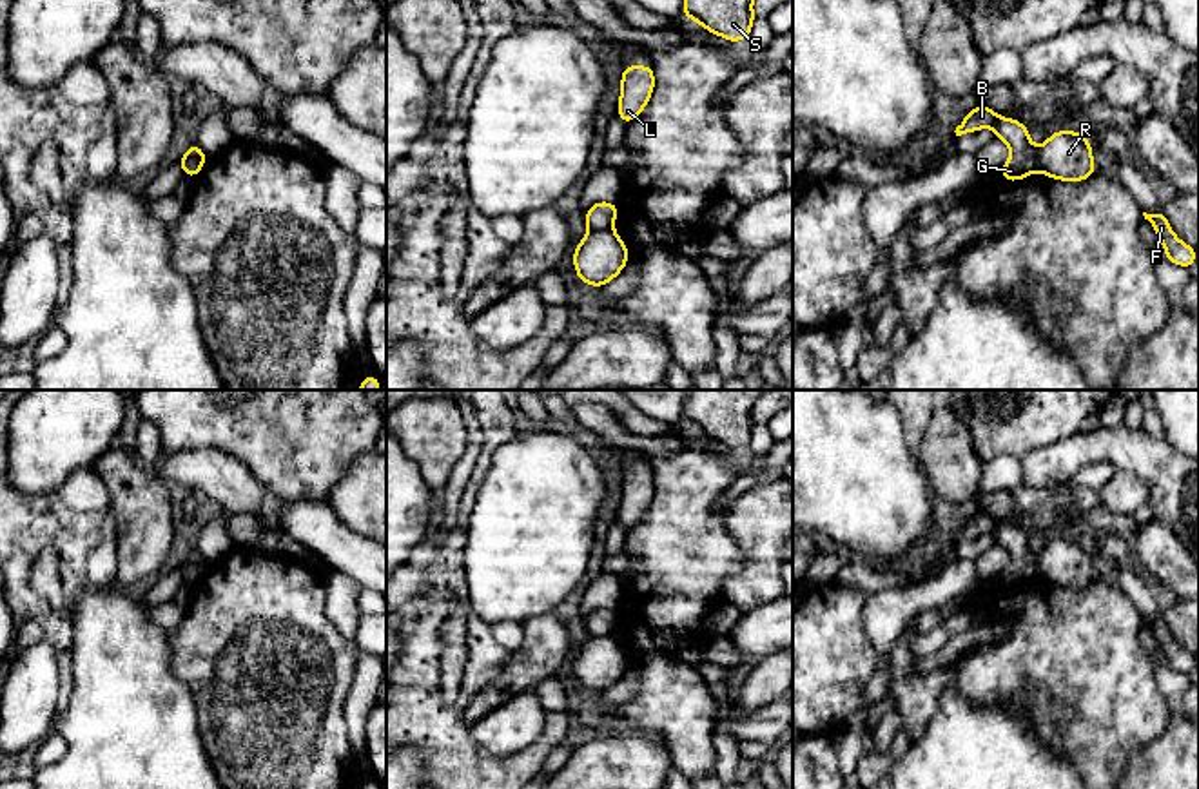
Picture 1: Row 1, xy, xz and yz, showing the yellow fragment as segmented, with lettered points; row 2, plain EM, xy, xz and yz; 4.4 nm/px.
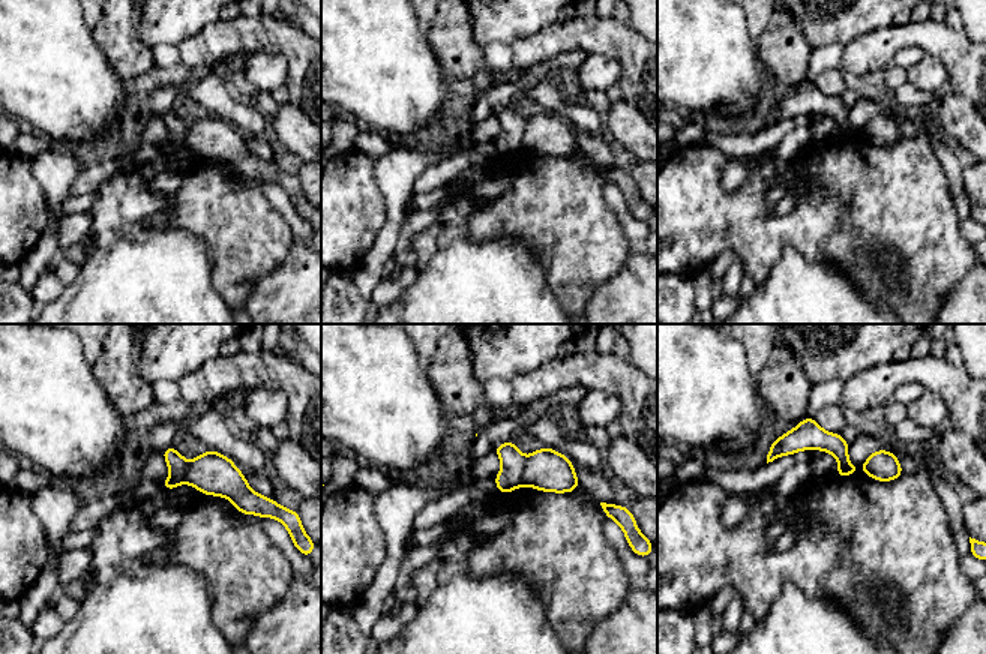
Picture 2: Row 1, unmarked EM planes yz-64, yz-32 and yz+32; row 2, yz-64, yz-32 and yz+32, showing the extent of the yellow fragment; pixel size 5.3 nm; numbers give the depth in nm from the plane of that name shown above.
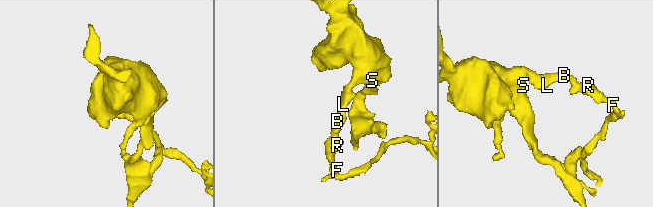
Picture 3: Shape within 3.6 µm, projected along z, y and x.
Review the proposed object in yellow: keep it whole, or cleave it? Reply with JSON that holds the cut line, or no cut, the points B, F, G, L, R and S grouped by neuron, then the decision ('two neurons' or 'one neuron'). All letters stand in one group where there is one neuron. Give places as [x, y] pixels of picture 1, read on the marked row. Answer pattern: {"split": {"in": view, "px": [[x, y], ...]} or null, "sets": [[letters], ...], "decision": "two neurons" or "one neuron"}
{"split": {"in": "xz", "px": [[612, 227], [592, 231]]}, "sets": [["B", "G", "L", "S"], ["F", "R"]], "decision": "two neurons"}

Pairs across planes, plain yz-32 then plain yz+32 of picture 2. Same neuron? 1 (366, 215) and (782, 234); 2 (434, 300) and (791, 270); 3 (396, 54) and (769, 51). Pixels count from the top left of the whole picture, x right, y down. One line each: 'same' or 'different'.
1: same
2: same
3: different

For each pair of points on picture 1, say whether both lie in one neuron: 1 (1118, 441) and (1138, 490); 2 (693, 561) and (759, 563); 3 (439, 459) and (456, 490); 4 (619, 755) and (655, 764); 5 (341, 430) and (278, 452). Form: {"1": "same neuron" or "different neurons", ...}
{"1": "different neurons", "2": "different neurons", "3": "different neurons", "4": "same neuron", "5": "same neuron"}

